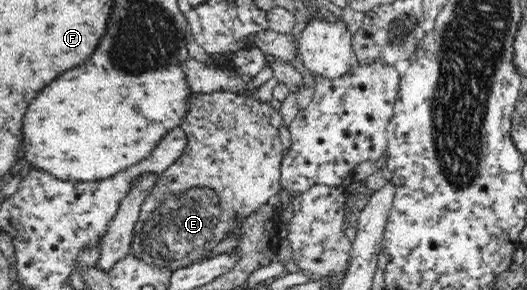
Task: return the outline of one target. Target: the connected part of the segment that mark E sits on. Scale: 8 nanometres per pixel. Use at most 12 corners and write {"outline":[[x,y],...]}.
{"outline":[[192,93],[130,253],[188,268],[282,189],[282,115]]}

